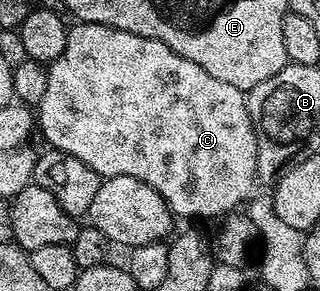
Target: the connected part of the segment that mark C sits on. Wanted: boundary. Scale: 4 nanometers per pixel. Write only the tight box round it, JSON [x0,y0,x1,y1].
[38,23,258,219]

